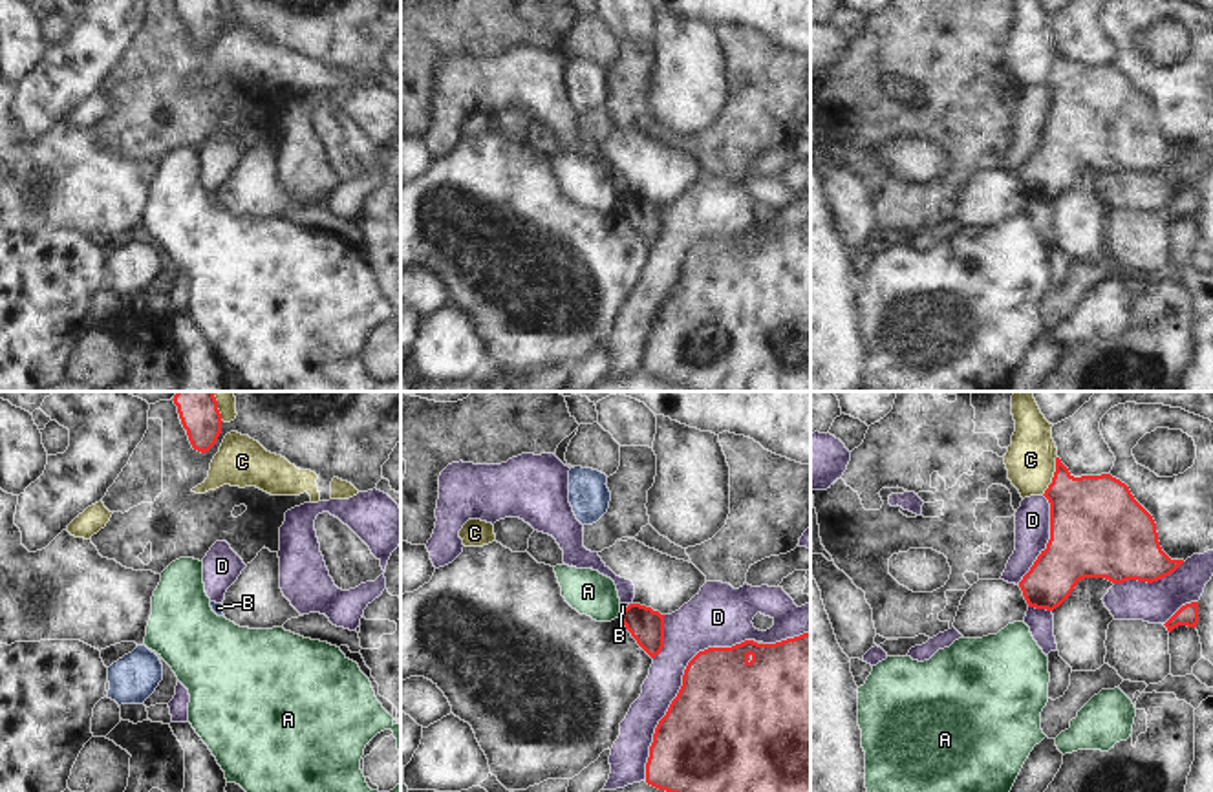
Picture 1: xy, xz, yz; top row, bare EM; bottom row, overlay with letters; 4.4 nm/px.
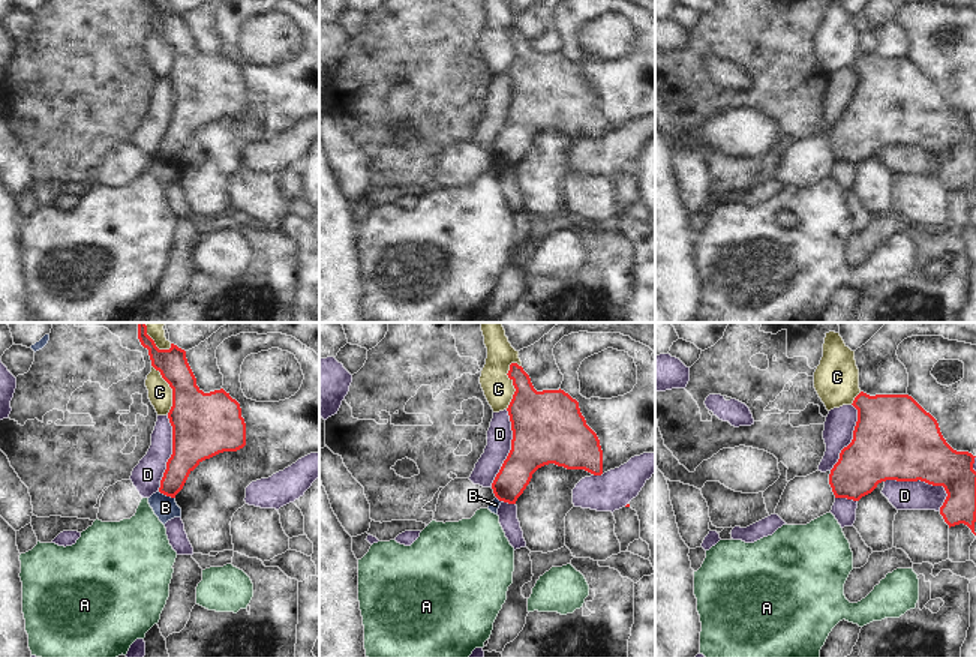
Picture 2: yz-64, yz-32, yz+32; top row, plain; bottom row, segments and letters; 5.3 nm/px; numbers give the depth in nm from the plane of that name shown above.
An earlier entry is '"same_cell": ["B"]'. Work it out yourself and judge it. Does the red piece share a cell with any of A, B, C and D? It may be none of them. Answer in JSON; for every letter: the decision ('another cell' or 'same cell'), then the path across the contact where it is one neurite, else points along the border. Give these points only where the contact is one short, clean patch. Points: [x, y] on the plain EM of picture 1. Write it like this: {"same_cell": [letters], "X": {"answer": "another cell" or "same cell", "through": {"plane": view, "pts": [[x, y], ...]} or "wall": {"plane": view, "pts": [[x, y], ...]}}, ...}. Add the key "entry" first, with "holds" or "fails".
{"entry": "fails", "same_cell": [], "A": {"answer": "another cell", "wall": {"plane": "xz", "pts": [[621, 203], [617, 207]]}}, "B": {"answer": "another cell", "wall": {"plane": "xz", "pts": [[630, 194], [621, 203]]}}, "C": {"answer": "another cell"}, "D": {"answer": "another cell"}}

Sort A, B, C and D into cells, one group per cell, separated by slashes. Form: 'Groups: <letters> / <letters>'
Groups: A / B / C / D.

